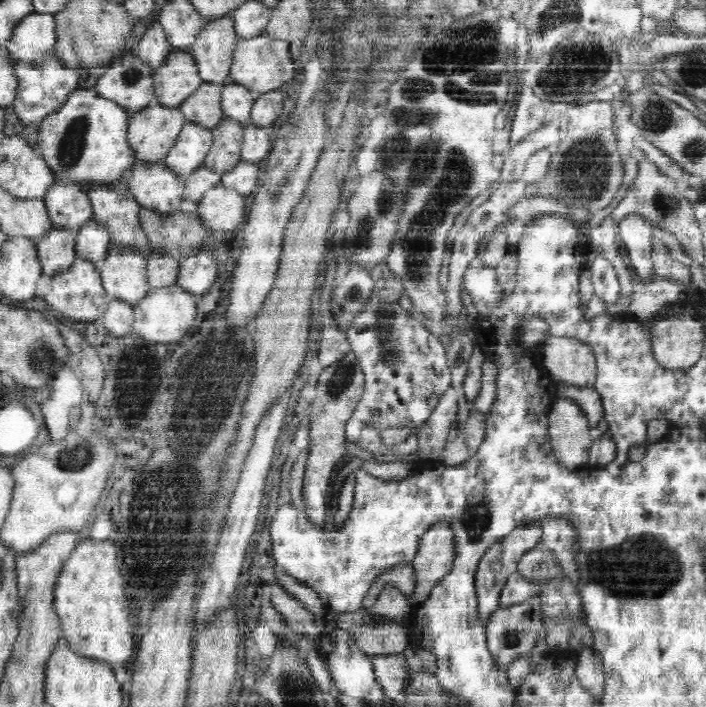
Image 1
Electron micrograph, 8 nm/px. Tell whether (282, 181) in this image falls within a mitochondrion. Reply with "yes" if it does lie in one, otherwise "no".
yes

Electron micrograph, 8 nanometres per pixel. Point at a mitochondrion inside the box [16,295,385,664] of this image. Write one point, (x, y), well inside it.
(160, 518)

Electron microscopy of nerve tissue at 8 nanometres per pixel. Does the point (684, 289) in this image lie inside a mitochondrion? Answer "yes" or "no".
no

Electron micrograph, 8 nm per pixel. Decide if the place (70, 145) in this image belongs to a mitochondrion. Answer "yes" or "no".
yes

